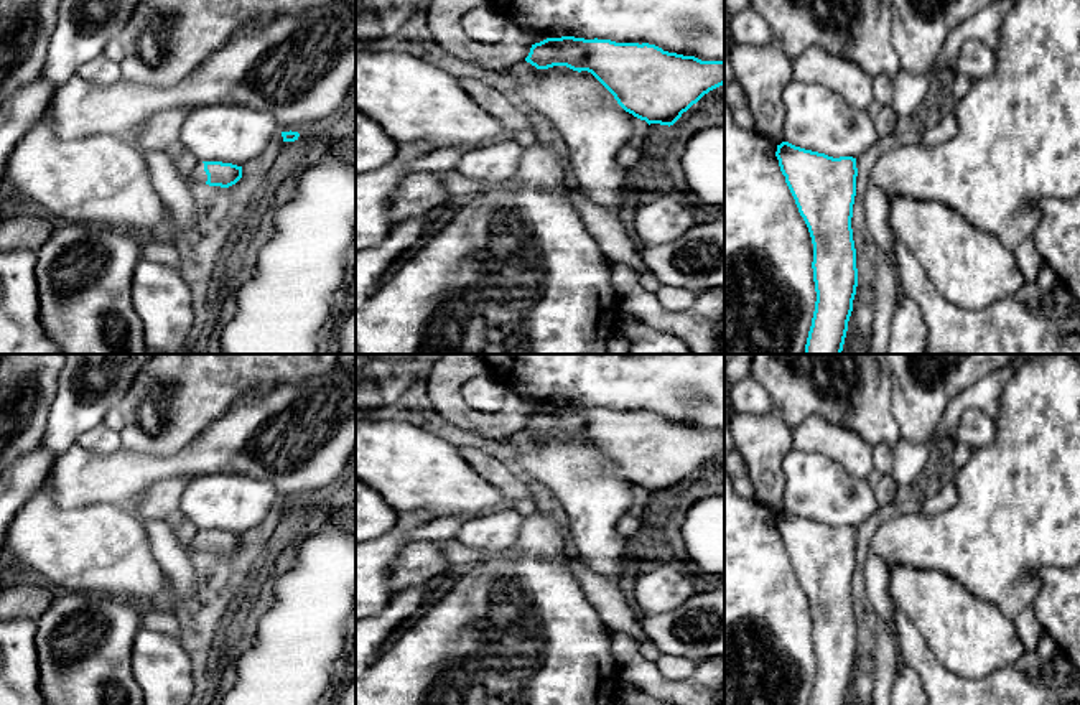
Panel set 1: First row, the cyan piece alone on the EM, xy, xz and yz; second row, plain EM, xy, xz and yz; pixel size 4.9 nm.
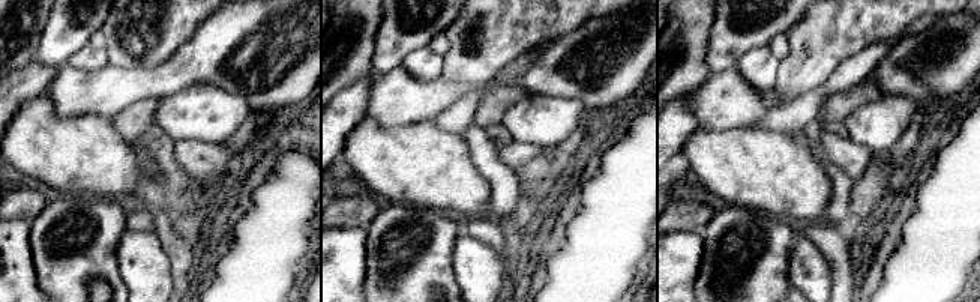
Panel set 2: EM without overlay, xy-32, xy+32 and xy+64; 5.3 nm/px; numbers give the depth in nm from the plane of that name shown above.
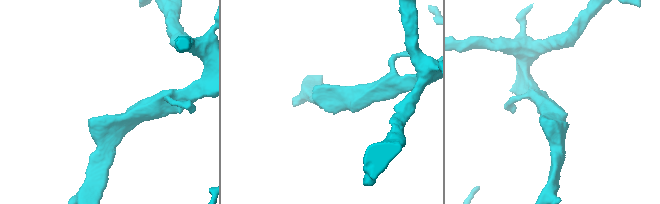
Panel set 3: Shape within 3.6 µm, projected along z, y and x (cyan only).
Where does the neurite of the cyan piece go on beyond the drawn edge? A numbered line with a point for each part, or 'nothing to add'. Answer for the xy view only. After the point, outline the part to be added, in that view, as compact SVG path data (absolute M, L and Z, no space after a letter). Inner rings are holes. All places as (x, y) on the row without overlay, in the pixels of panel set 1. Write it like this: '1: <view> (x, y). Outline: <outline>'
1: xy (198, 542). Outline: M196 530L194 532L193 540L191 540L191 547L194 550L199 550L199 552L206 552L207 550L207 544L204 540L204 532L202 530Z

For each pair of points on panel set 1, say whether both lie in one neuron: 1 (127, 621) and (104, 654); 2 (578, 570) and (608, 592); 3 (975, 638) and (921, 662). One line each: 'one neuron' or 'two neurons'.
1: one neuron
2: one neuron
3: two neurons

